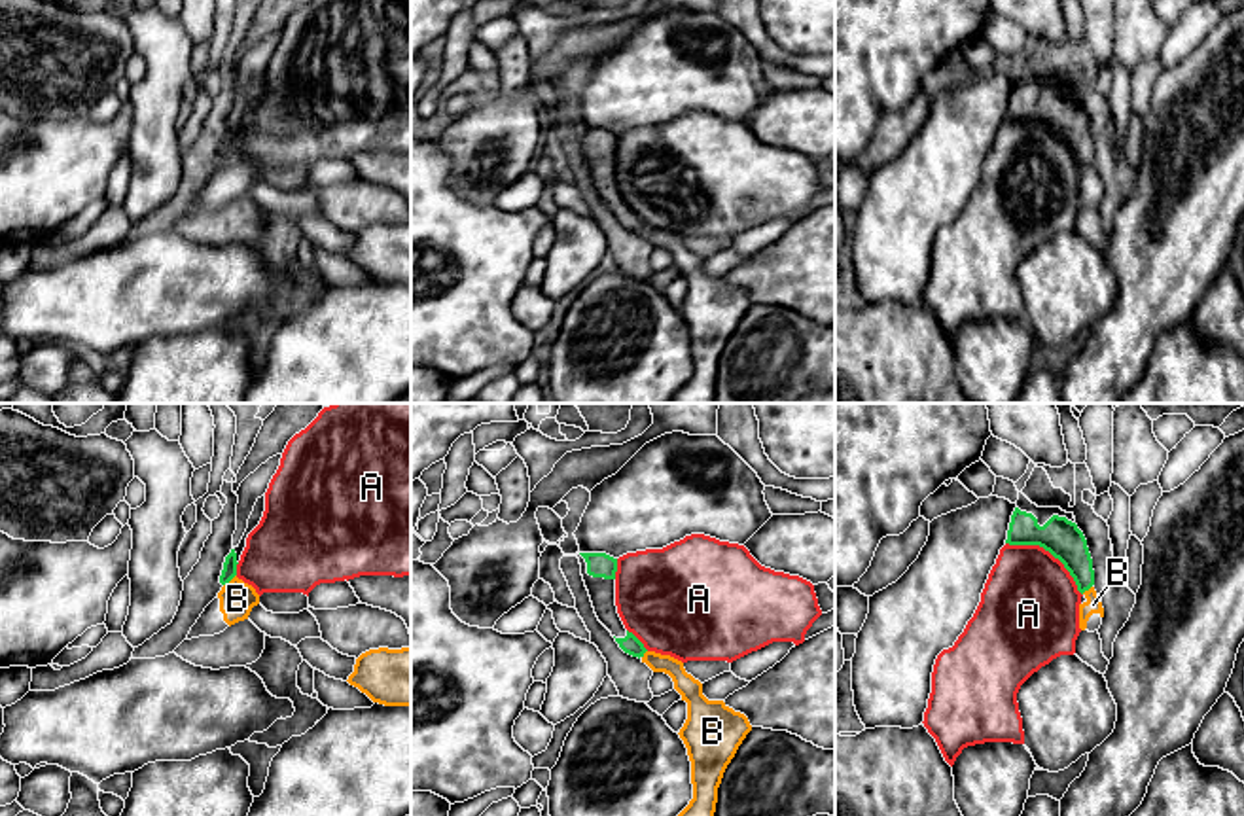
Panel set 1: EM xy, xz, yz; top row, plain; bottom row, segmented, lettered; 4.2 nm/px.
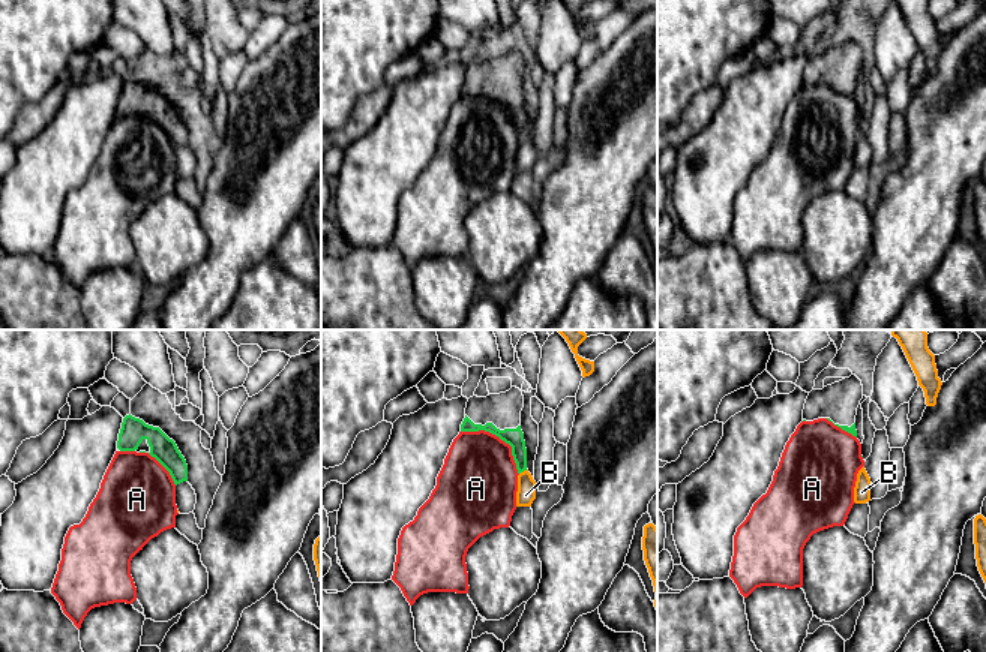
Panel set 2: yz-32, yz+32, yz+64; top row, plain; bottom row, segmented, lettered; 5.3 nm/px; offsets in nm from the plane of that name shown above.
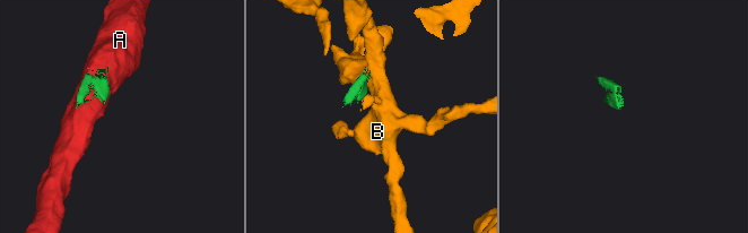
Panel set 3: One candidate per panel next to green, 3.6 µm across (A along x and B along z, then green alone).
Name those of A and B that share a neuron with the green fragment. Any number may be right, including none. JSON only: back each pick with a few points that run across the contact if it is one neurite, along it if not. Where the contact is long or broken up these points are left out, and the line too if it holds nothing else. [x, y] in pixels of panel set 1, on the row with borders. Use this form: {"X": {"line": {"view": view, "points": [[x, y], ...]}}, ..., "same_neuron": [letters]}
{"same_neuron": []}

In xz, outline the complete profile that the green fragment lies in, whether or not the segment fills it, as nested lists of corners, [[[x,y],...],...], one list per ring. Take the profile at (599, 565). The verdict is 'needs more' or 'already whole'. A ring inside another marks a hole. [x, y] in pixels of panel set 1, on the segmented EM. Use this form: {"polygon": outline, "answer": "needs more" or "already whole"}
{"polygon": [[[578,553],[581,576],[589,591],[598,621],[612,632],[619,647],[632,655],[644,657],[644,644],[625,629],[615,606],[615,572],[617,559],[606,553]]], "answer": "needs more"}

